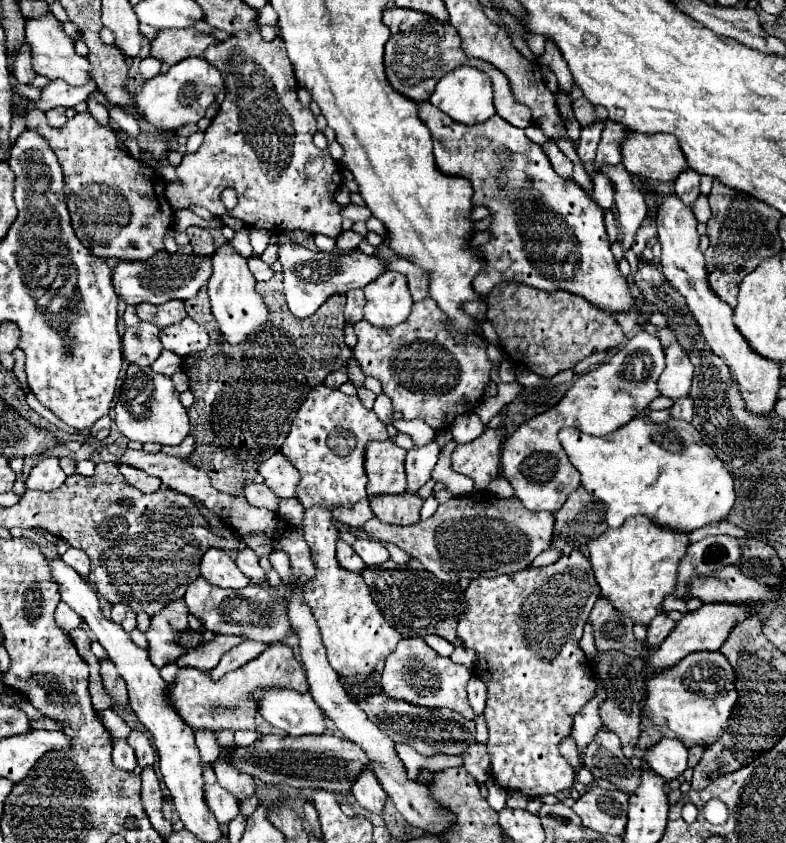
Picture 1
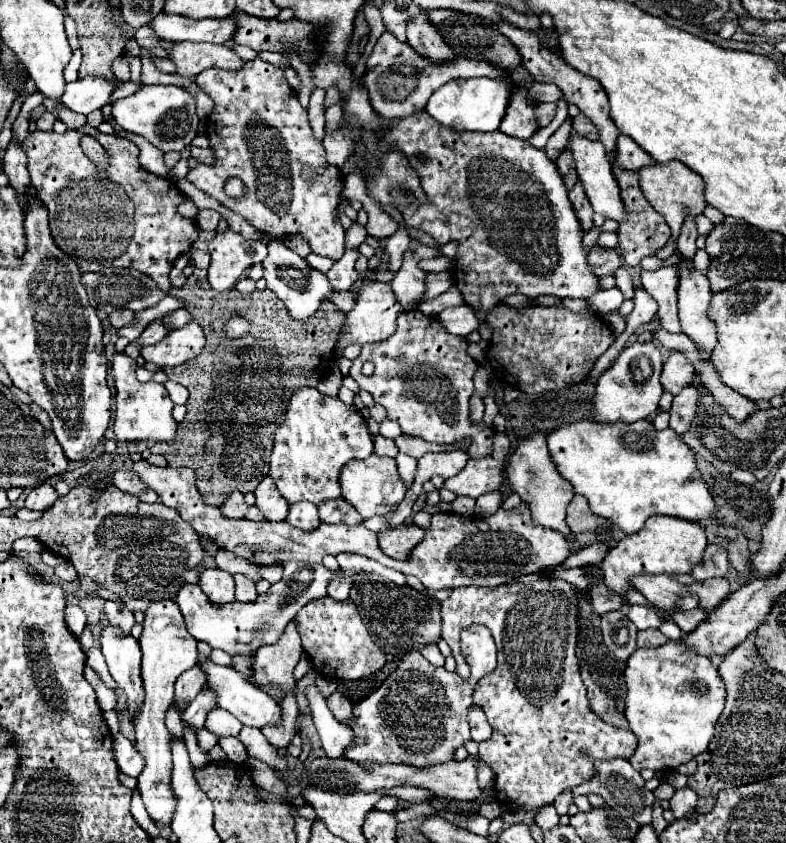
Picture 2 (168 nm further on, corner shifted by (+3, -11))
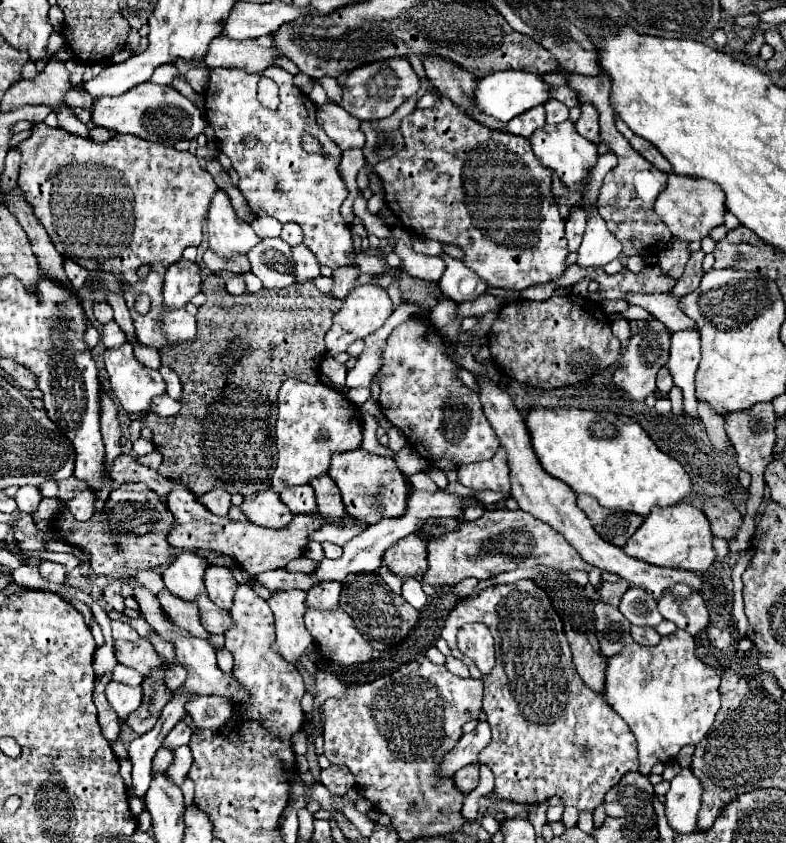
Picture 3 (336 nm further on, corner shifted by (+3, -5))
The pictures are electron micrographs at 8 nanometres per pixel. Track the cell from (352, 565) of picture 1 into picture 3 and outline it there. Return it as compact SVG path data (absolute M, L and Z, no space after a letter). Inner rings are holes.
M321 581L307 591L307 605L315 609L335 609L341 597L341 583L339 581Z

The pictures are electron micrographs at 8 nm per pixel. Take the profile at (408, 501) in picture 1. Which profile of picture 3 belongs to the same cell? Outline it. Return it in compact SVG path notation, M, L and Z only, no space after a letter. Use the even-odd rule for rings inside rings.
M417 533L403 537L395 545L385 551L383 561L389 565L389 569L399 577L415 577L421 581L423 573L427 571L427 549L425 539Z

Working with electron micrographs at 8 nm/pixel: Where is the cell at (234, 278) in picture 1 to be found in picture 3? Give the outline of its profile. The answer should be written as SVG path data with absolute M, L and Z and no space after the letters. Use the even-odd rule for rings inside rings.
M221 191L213 197L209 207L207 235L209 249L225 259L247 255L249 249L253 249L261 241L251 225L235 215L229 197Z

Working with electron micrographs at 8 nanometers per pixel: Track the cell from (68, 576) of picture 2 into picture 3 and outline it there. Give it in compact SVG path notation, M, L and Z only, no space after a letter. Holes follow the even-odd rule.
M41 561L41 575L45 579L49 579L49 581L63 583L63 579L65 579L65 565L53 563L53 561Z

